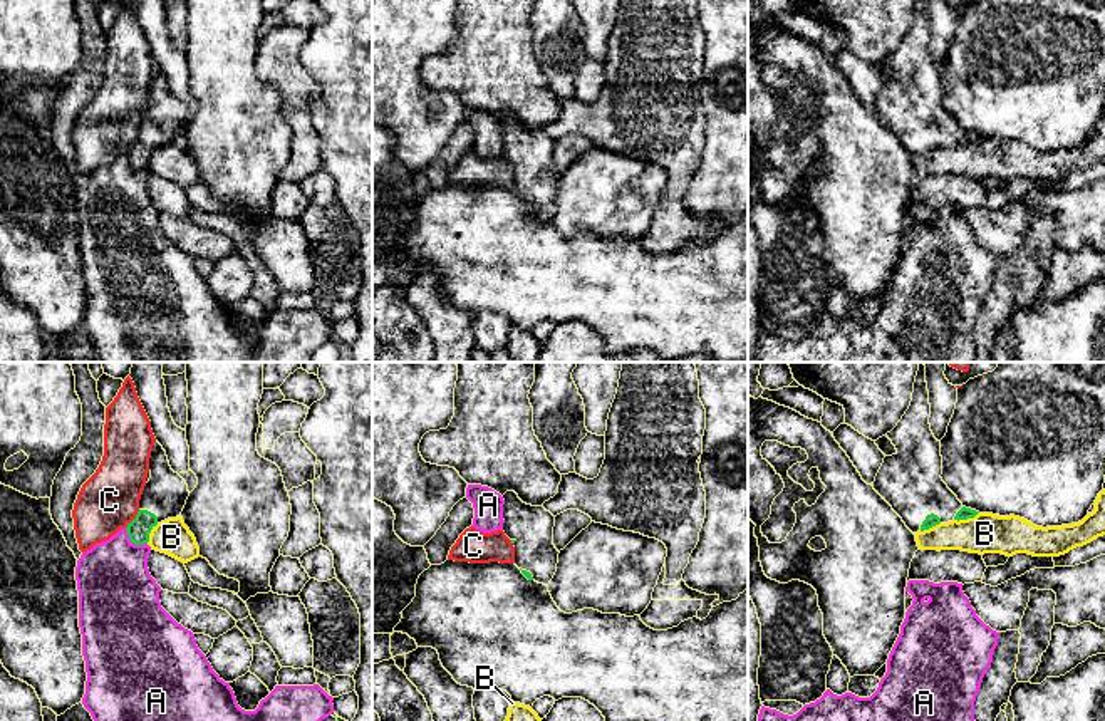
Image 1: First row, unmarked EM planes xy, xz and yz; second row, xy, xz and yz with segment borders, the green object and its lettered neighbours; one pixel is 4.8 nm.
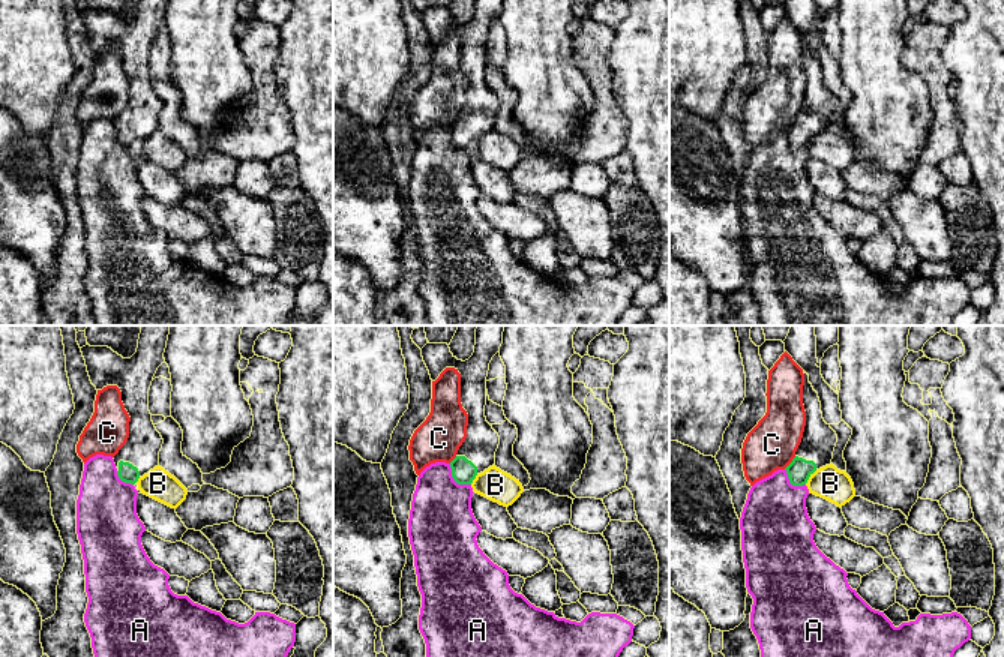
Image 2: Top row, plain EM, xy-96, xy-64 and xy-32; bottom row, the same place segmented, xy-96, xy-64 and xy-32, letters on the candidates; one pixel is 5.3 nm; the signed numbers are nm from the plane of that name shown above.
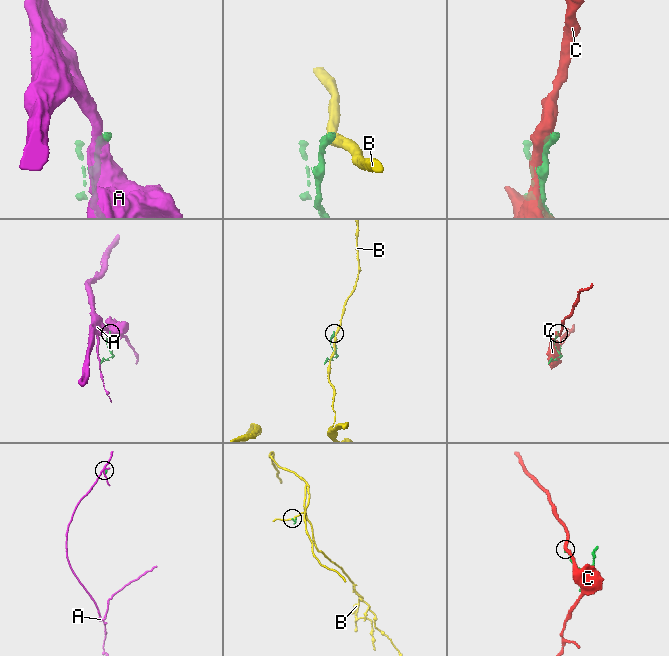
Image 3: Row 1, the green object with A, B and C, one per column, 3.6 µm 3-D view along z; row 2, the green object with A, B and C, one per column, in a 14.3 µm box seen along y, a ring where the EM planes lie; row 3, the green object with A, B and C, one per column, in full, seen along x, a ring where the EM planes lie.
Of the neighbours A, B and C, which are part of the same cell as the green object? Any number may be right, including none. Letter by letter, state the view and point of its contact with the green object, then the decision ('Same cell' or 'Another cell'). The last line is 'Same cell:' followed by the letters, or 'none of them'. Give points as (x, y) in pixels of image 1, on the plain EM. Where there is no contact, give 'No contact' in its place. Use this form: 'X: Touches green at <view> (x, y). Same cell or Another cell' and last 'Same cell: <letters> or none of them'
A: Touches green at xy (133, 166). Another cell
B: Touches green at yz (966, 143). Another cell
C: Touches green at xy (134, 143). Another cell
Same cell: none of them

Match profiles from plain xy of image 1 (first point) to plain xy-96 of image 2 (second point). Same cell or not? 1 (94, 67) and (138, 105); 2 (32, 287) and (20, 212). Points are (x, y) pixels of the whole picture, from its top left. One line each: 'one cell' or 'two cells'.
1: two cells
2: one cell

